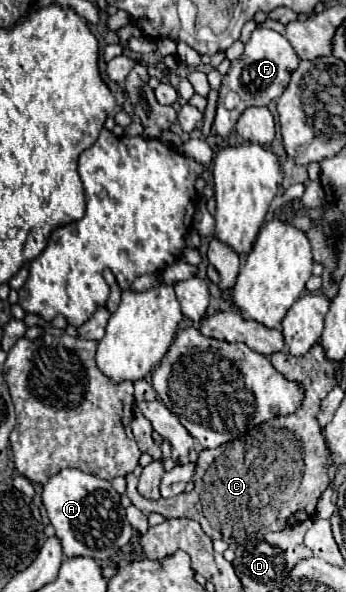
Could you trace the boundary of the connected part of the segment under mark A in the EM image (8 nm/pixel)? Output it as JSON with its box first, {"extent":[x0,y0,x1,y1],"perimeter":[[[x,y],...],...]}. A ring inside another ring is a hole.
{"extent":[41,469,133,561],"perimeter":[[[61,469],[43,485],[41,499],[65,557],[93,557],[105,561],[131,541],[133,527],[125,517],[121,497],[105,479],[79,469]]]}

